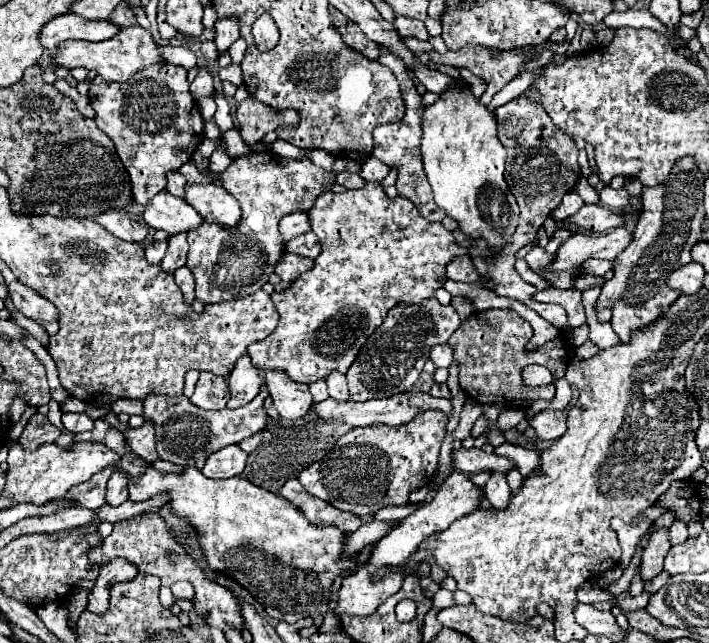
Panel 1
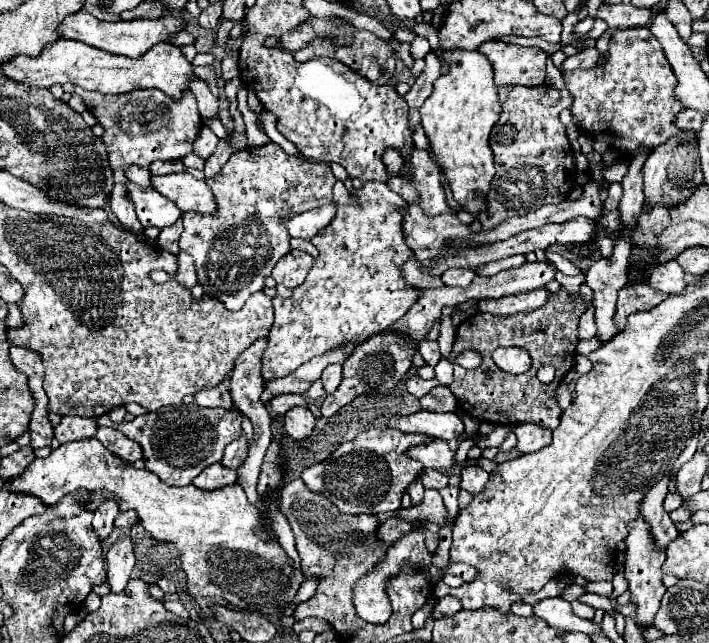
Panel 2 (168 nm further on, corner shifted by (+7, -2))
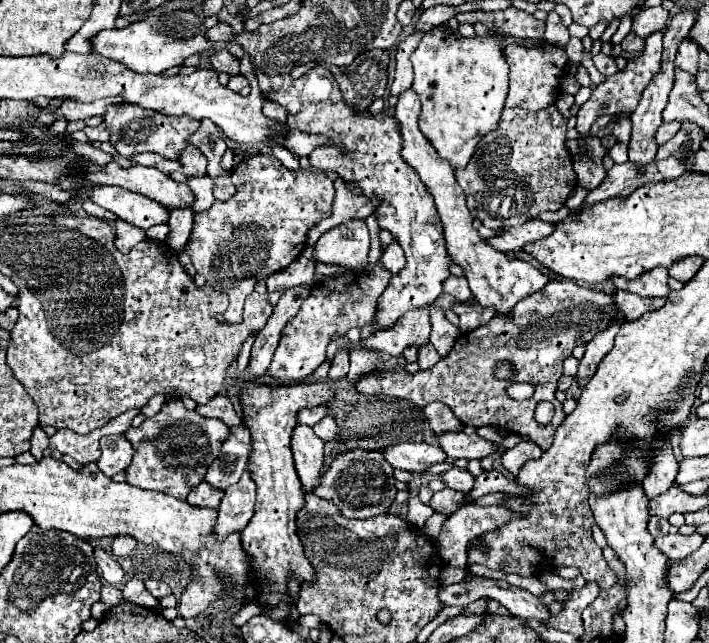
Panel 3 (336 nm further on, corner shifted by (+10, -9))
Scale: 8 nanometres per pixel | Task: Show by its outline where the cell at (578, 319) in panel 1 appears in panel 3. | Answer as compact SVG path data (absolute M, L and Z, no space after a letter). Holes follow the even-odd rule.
M456 304L452 306L452 310L460 318L462 332L470 332L470 330L480 328L482 324L488 324L490 318L494 318L496 314L496 308L484 308L480 304Z

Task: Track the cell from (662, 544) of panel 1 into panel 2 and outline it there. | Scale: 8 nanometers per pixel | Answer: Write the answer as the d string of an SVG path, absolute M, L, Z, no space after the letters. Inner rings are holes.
M669 475L663 477L661 481L657 481L643 497L643 505L641 505L641 513L645 517L645 521L651 525L651 533L655 539L655 545L659 549L665 549L669 545L669 541L673 541L679 531L675 529L669 513L663 509L663 501L665 495L669 493L667 485L669 485Z

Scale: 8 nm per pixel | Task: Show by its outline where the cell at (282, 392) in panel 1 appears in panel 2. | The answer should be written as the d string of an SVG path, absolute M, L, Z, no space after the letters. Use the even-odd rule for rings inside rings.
M293 407L285 413L283 427L291 439L295 439L297 443L303 443L307 437L313 435L313 431L317 427L317 419L313 417L313 413L309 409Z

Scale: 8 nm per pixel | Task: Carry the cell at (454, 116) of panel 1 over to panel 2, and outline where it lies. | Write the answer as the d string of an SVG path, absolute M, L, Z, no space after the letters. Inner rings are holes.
M443 47L431 49L439 61L449 65L449 71L435 79L433 93L421 107L421 125L431 143L437 163L449 179L455 201L475 217L485 211L485 195L495 175L493 153L489 149L489 133L499 119L501 103L497 85L493 81L491 63L481 57L479 51L443 51Z

